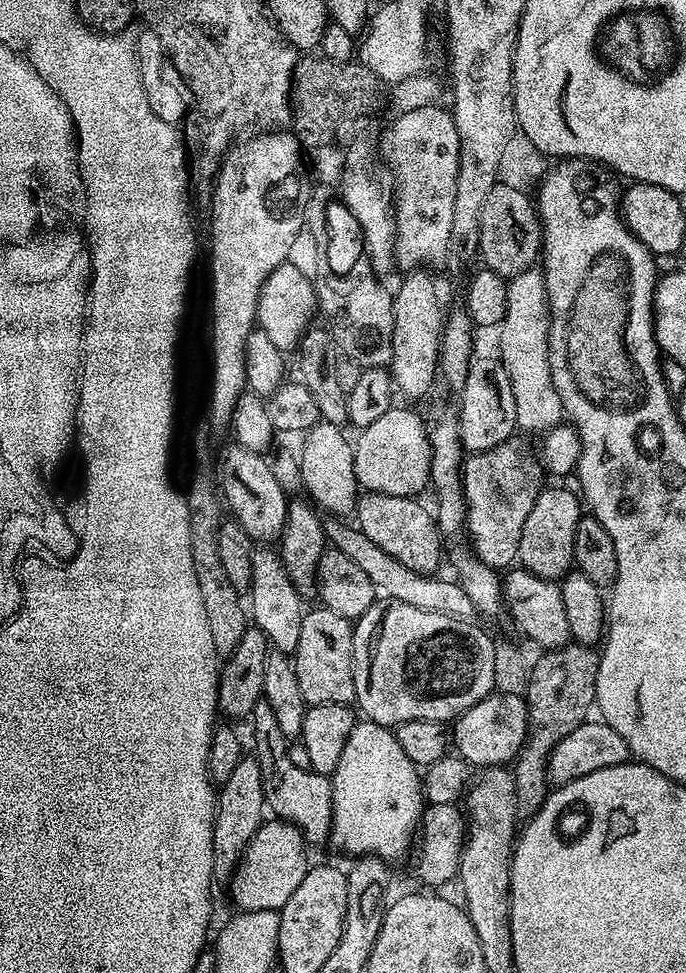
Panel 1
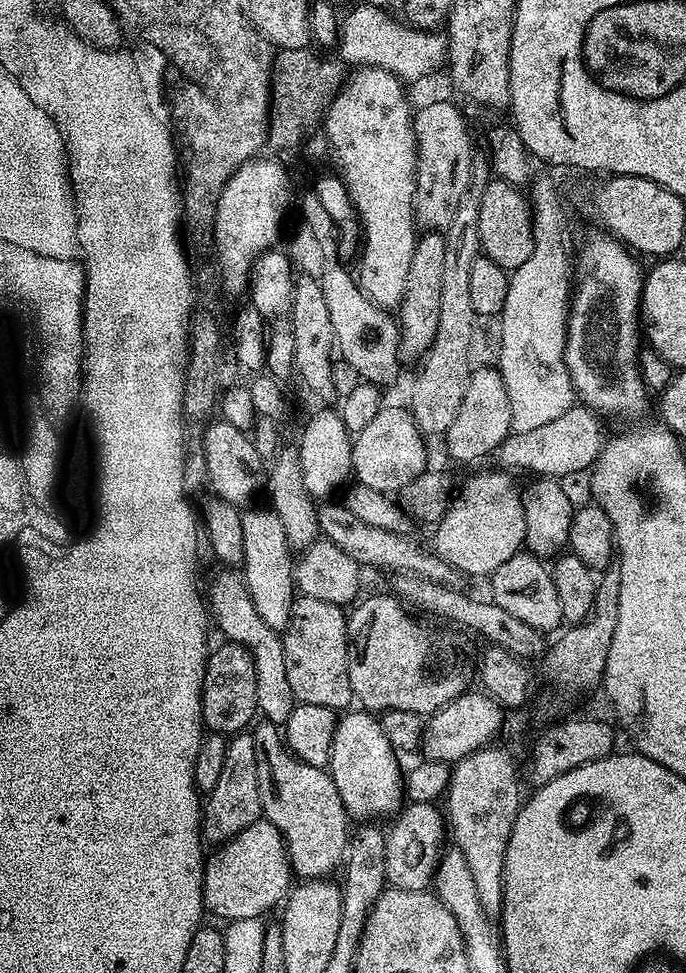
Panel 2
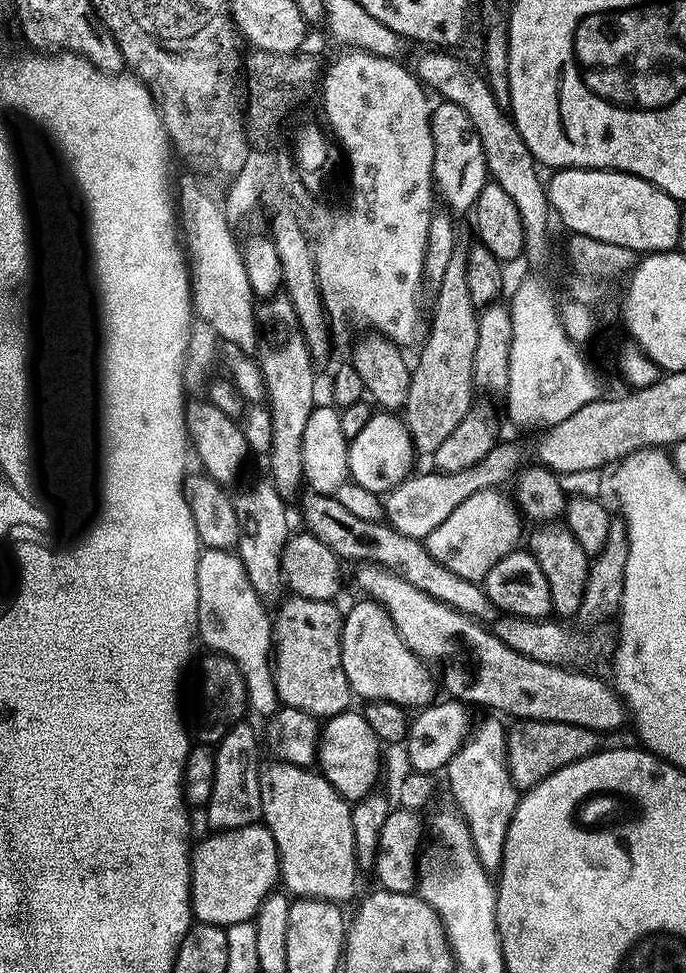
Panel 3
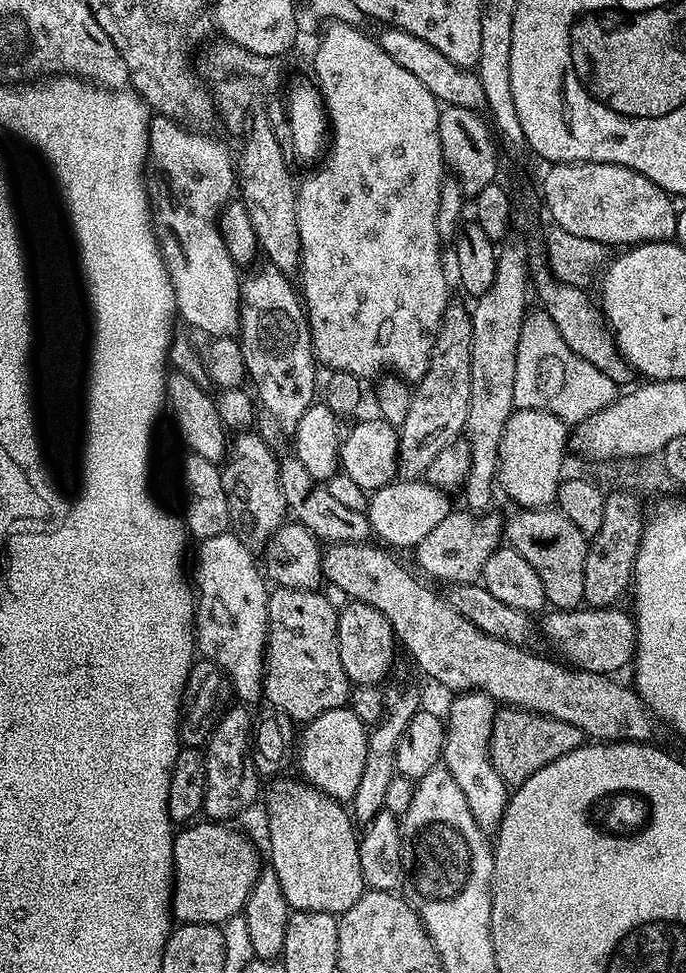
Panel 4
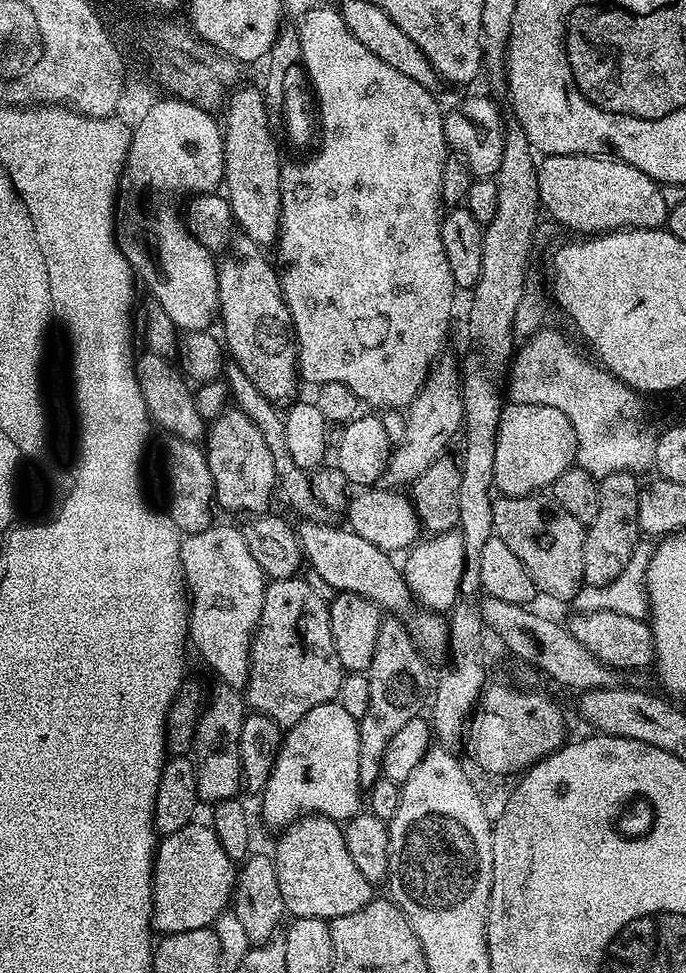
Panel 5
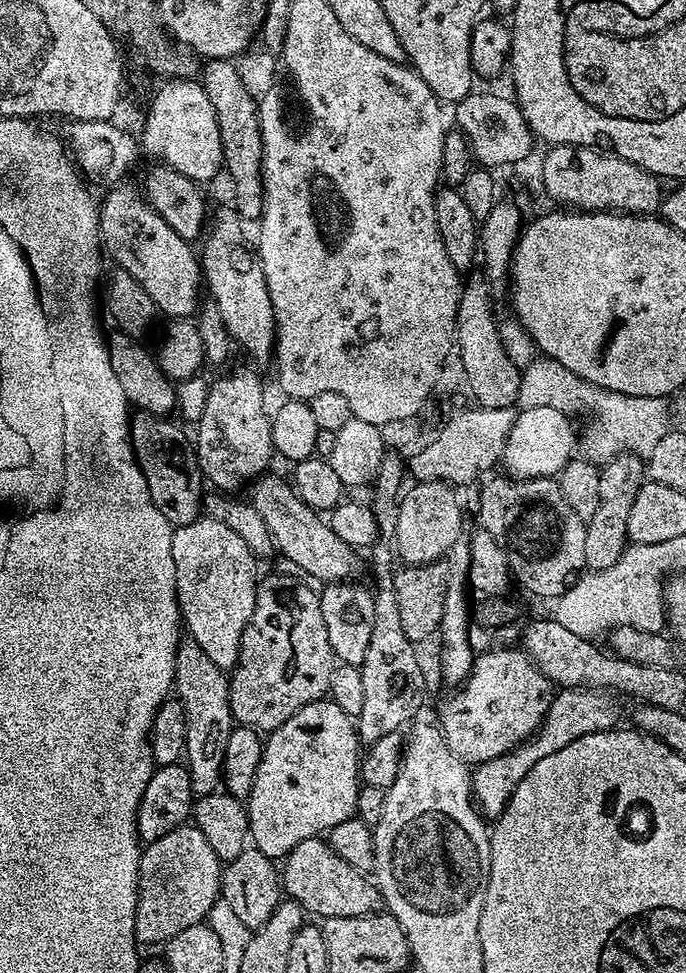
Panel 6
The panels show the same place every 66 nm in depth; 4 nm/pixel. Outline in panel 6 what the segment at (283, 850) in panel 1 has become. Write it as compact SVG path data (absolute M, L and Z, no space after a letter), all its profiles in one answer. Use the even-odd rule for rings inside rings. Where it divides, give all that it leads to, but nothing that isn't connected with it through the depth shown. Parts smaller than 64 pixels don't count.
M191 823L170 830L149 843L140 854L136 939L141 945L163 945L176 934L207 921L214 902L221 899L222 859L215 854L206 835Z

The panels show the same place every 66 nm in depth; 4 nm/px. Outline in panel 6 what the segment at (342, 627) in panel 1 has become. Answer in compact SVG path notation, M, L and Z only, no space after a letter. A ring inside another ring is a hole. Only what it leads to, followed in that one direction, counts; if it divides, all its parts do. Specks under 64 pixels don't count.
M268 576L257 583L252 617L242 630L236 667L231 669L228 681L228 701L233 721L245 728L254 728L261 734L282 726L282 722L298 714L302 706L328 696L334 657L330 638L326 638L326 622L322 622L320 598L317 589L311 588L311 583L296 576Z

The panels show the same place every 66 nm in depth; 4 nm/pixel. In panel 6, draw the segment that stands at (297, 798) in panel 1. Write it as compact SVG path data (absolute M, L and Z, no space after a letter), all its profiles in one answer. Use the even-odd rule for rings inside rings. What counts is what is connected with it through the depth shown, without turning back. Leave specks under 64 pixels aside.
M311 838L298 842L282 864L282 888L287 899L296 900L305 913L319 918L366 916L381 907L380 890L365 873L338 858L327 839Z

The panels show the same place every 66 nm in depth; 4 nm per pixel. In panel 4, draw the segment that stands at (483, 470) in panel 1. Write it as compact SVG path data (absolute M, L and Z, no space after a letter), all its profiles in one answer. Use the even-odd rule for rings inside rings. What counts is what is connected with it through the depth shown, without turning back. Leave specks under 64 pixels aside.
M449 511L442 522L438 522L438 526L434 526L434 530L430 530L430 534L426 534L426 538L422 538L422 542L415 546L416 564L429 581L441 580L445 586L479 581L486 566L486 558L490 558L490 554L501 547L502 520L489 514L475 516L471 511L463 511Z

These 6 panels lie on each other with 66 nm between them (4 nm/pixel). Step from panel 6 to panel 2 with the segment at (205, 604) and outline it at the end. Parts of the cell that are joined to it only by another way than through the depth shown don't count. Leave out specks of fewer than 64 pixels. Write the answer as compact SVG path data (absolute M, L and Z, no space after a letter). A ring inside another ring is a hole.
M220 570L216 577L212 580L212 589L207 589L206 600L210 605L210 616L220 627L220 632L224 635L225 641L242 644L247 648L250 655L254 658L254 670L256 671L256 694L258 698L258 712L263 719L270 721L271 724L283 726L290 718L294 707L292 691L290 690L290 682L286 679L286 654L284 653L284 642L281 633L275 632L270 626L266 626L266 622L262 622L262 618L258 618L258 610L254 610L254 602L250 600L250 594L244 585L243 575L234 573L232 570Z

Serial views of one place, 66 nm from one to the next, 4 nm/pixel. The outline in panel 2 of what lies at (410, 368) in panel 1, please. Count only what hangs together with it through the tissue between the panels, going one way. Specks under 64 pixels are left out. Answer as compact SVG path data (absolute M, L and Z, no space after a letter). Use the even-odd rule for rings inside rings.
M430 230L417 239L406 278L406 290L396 312L400 331L400 351L407 359L410 357L416 360L423 357L434 340L434 334L437 333L444 257L445 240L441 233Z

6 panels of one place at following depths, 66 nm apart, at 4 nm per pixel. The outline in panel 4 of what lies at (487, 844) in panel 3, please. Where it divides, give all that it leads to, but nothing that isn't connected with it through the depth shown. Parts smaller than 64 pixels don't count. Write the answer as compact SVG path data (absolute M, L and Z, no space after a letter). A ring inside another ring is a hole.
M475 690L461 692L453 700L456 701L449 706L446 715L442 764L458 782L462 794L466 794L466 806L470 806L470 814L474 814L474 822L478 822L485 834L492 834L502 822L510 795L509 785L504 783L498 770L494 770L488 753L498 704L485 692Z

